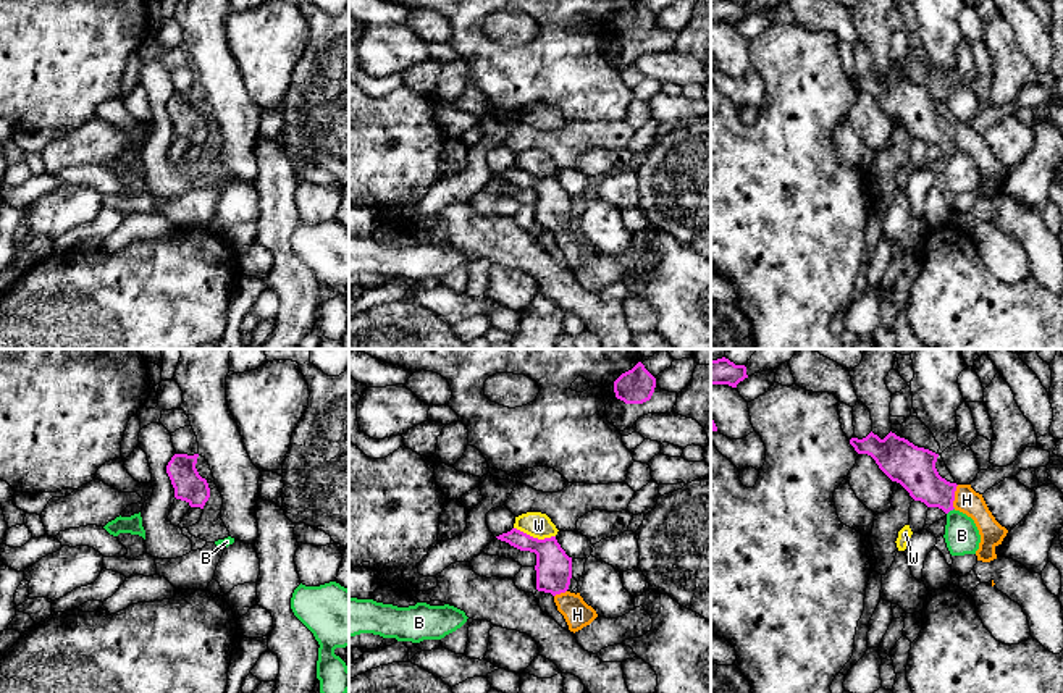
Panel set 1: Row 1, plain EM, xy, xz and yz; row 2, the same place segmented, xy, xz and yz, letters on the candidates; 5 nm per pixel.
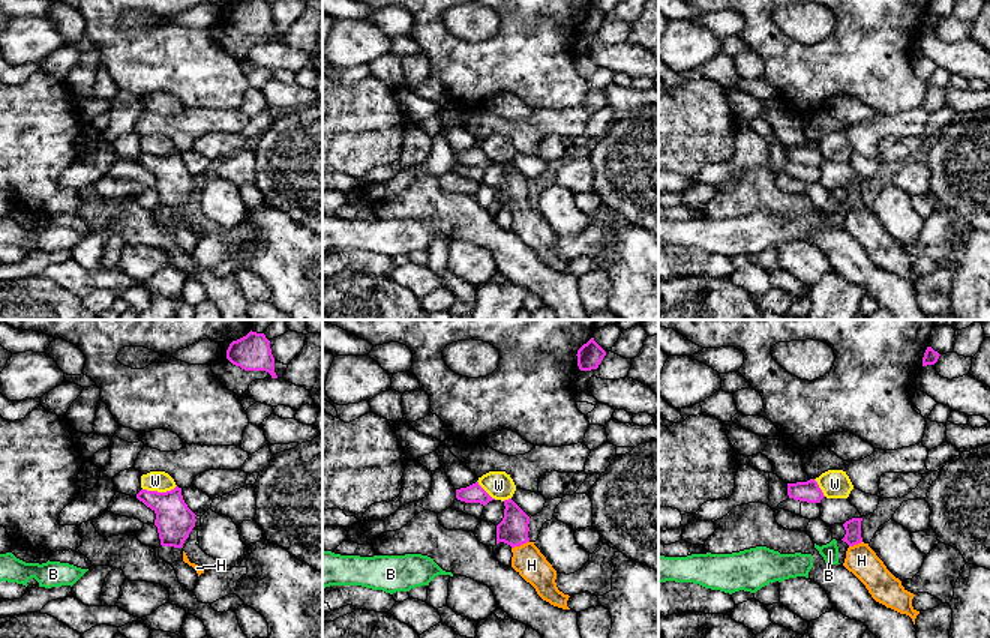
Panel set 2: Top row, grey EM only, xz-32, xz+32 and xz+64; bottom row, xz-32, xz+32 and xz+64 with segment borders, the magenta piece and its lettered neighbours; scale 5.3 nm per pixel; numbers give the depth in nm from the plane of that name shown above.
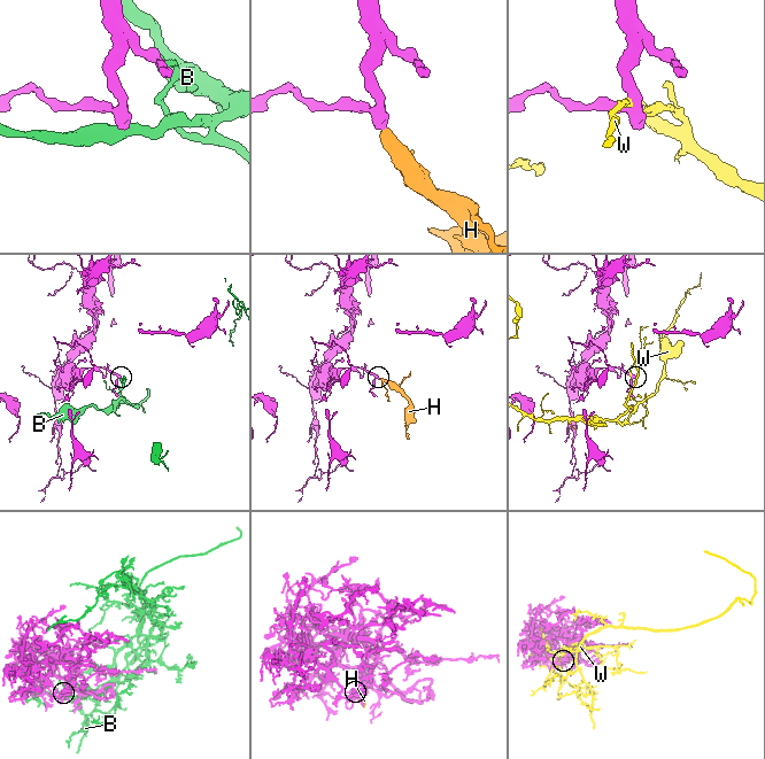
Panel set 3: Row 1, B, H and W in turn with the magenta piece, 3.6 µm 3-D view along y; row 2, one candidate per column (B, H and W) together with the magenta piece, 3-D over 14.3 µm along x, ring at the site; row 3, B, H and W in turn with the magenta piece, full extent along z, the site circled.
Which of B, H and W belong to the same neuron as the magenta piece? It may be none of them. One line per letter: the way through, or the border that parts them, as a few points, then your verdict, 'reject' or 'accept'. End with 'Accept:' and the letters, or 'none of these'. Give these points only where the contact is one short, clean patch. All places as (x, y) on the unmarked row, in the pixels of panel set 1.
B: reject
H: way yz (913, 105), (939, 131), (953, 134), (966, 138); accept
W: reject
Accept: H

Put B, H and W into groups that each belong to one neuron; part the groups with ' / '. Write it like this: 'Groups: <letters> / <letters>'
Groups: B / H / W

